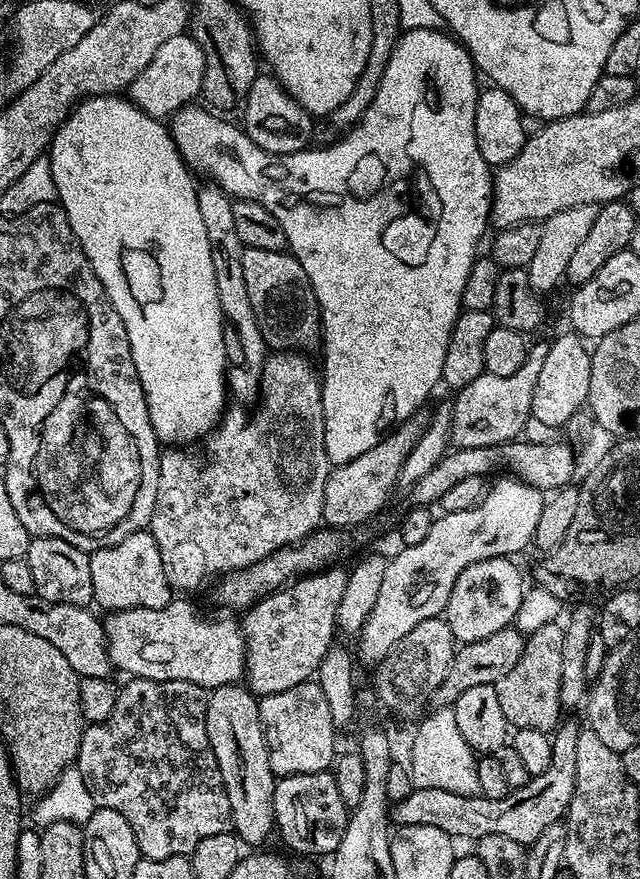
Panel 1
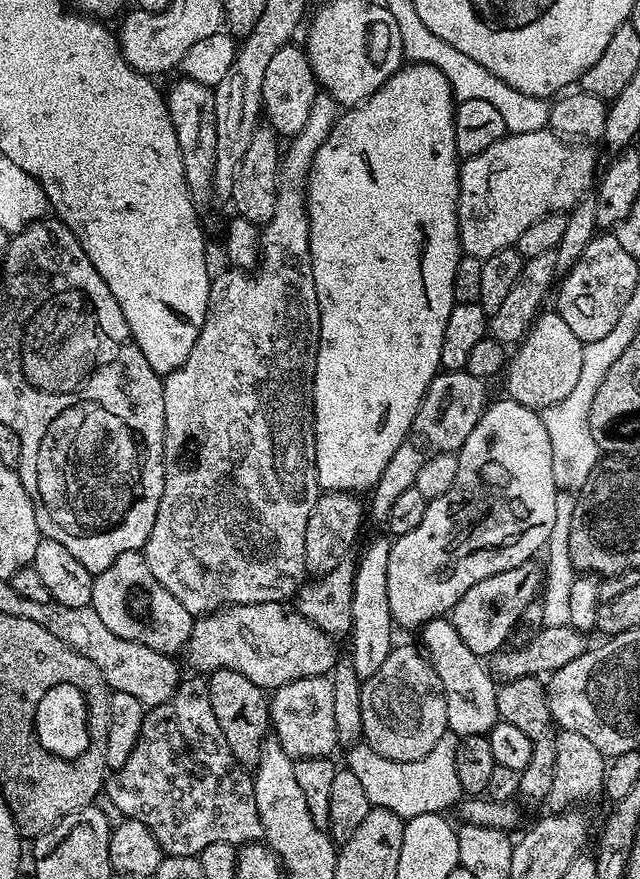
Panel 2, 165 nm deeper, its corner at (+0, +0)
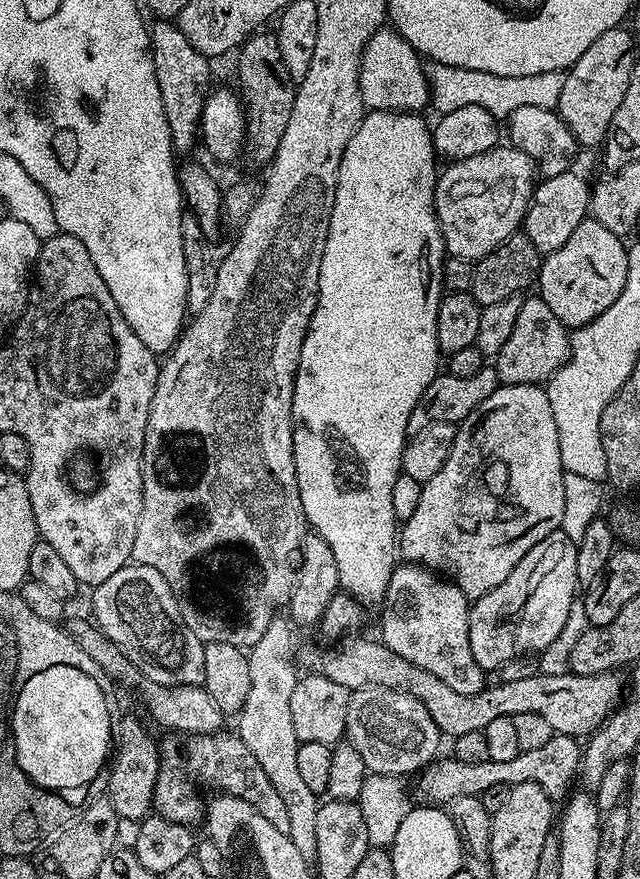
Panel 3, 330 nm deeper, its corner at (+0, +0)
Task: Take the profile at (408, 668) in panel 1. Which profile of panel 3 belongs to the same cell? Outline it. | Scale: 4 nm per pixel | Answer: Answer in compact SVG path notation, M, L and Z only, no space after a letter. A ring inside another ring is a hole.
M360 688L352 693L348 717L346 718L347 743L358 750L362 756L362 762L369 773L378 775L390 775L399 778L408 778L419 773L437 759L436 751L440 748L442 733L434 726L434 720L430 714L426 714L426 708L410 694L390 690L389 688Z

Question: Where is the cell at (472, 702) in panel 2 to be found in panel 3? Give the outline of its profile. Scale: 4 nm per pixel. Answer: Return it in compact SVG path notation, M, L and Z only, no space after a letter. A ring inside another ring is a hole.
M407 562L393 568L390 586L386 586L384 603L380 612L379 639L394 654L402 654L406 662L414 662L414 666L422 666L422 670L430 670L437 678L442 678L450 690L458 690L458 694L478 694L486 687L486 672L474 662L474 650L470 650L470 622L468 597L458 590L451 579L445 578L427 568L421 568Z

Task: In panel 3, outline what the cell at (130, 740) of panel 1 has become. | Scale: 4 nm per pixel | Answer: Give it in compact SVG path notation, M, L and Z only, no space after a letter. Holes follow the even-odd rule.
M220 730L211 736L191 737L187 742L189 744L184 748L184 764L180 761L178 749L167 749L166 747L163 749L160 773L158 774L158 782L154 786L154 798L152 799L155 815L166 818L170 822L178 822L189 826L196 826L199 820L201 823L205 819L205 801L203 799L200 801L196 797L196 788L192 785L191 778L188 777L189 772L198 783L205 784L208 788L216 788L212 790L217 793L237 796L246 802L250 802L250 806L254 806L254 810L258 810L258 814L262 814L262 818L266 818L266 822L272 823L276 829L288 833L290 830L290 817L286 815L286 805L282 803L278 790L274 790L273 784L270 783L270 778L266 778L266 770L262 770L262 766L258 766L258 758L254 758L254 754L250 754L250 750L246 750L246 742L242 742L240 736L228 730Z

